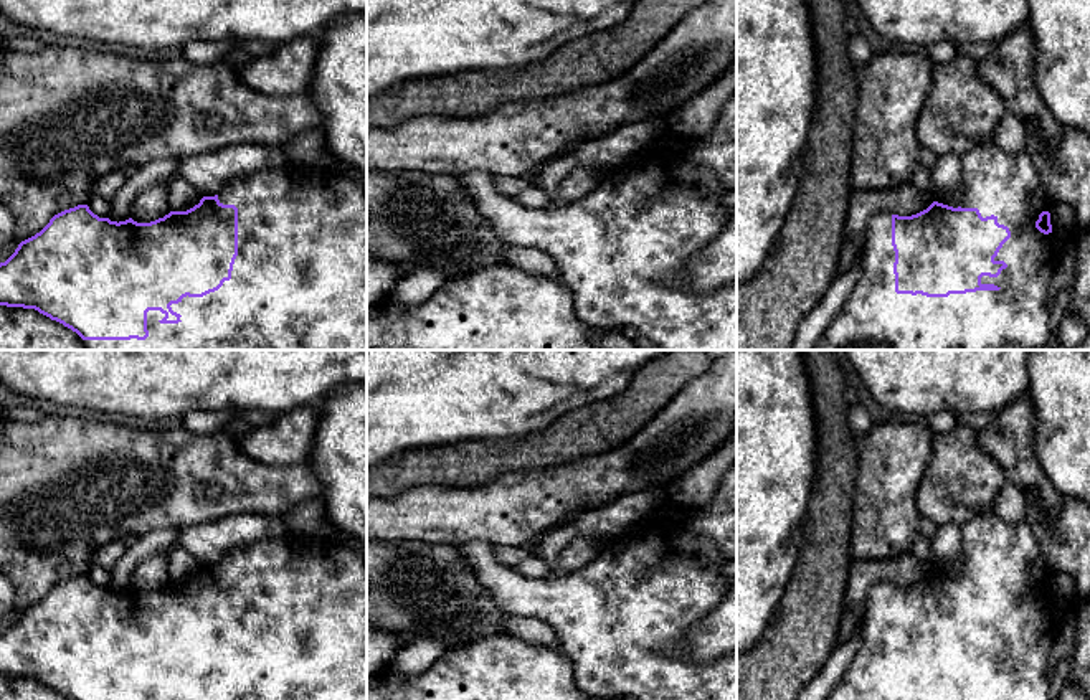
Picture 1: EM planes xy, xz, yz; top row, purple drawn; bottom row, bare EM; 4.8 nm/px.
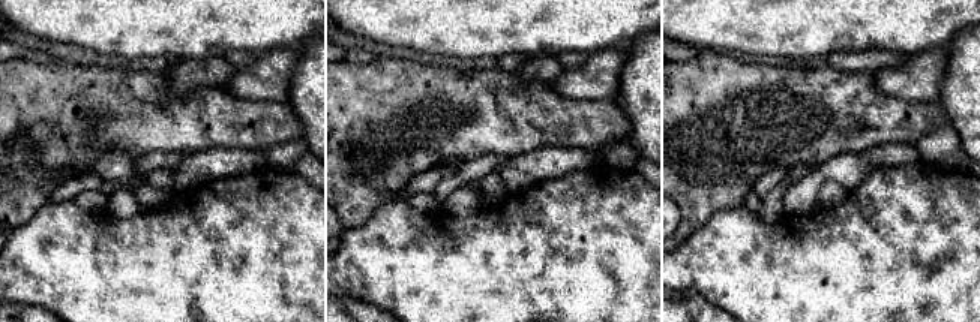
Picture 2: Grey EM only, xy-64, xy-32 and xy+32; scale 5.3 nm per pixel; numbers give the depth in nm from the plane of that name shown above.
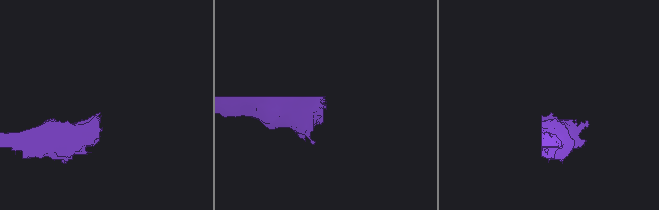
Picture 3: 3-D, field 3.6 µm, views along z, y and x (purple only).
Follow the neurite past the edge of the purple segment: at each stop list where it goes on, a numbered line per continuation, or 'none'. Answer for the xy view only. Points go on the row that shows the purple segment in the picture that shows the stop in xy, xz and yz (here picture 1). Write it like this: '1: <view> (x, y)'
1: xy (299, 281)

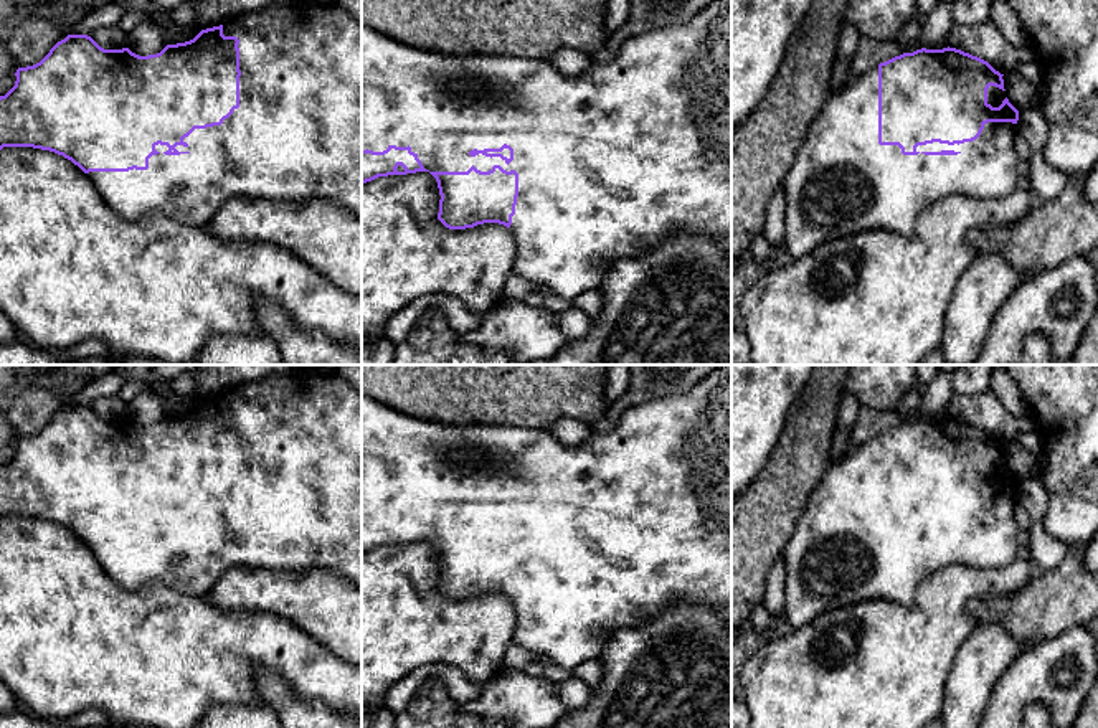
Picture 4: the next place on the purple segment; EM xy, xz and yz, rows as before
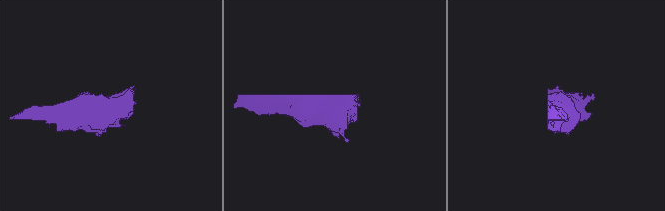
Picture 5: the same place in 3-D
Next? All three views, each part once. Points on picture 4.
1: xy (298, 131)

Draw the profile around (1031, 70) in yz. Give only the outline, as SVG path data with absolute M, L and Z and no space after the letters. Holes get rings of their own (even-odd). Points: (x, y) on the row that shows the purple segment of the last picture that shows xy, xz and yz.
M1039 61L1019 63L1015 71L1019 71L1035 89L1035 104L1042 109L1044 97L1047 94L1047 86L1044 81L1042 68Z

